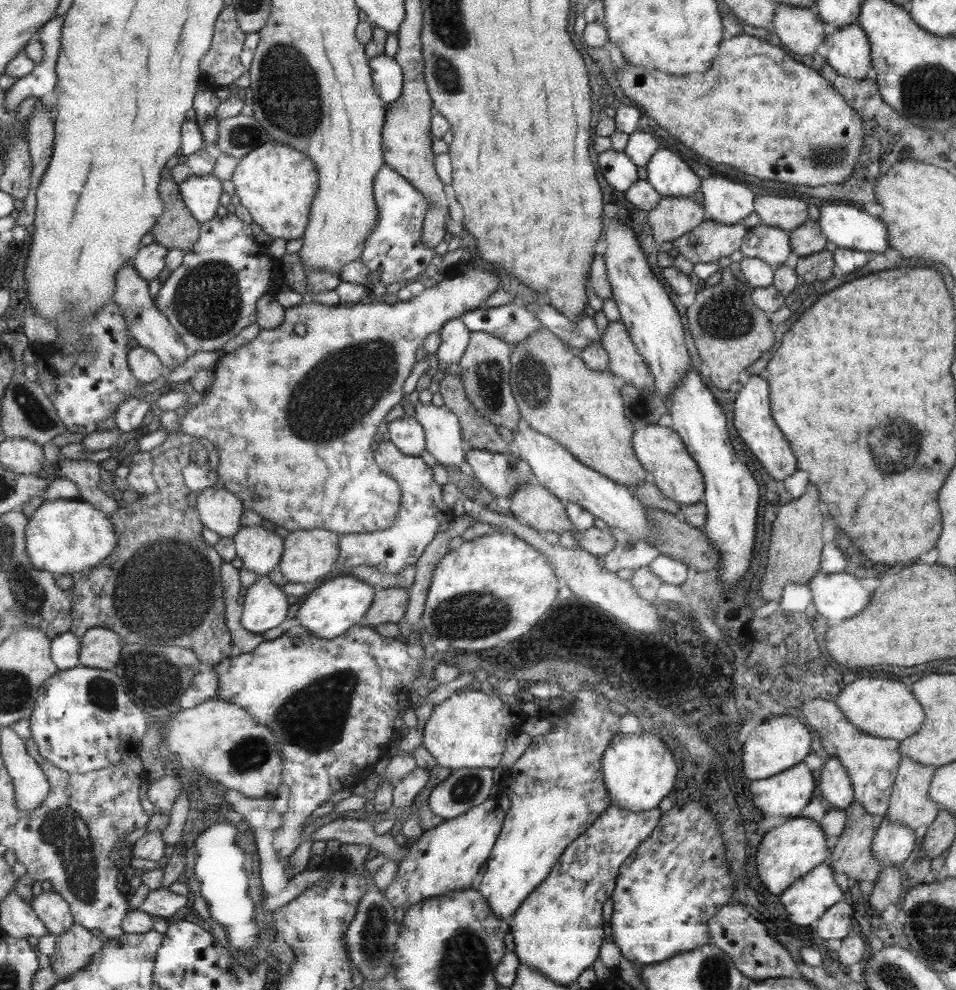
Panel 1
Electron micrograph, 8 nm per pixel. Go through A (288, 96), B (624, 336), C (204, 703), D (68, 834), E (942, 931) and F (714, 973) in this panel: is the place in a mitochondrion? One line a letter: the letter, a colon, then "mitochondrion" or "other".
A: mitochondrion
B: other
C: other
D: mitochondrion
E: mitochondrion
F: mitochondrion

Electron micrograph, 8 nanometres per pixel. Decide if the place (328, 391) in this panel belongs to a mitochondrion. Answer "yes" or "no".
yes

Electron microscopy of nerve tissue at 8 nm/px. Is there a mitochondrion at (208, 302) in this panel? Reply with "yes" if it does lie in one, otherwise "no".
yes

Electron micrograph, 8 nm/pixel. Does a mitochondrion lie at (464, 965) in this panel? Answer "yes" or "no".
yes

